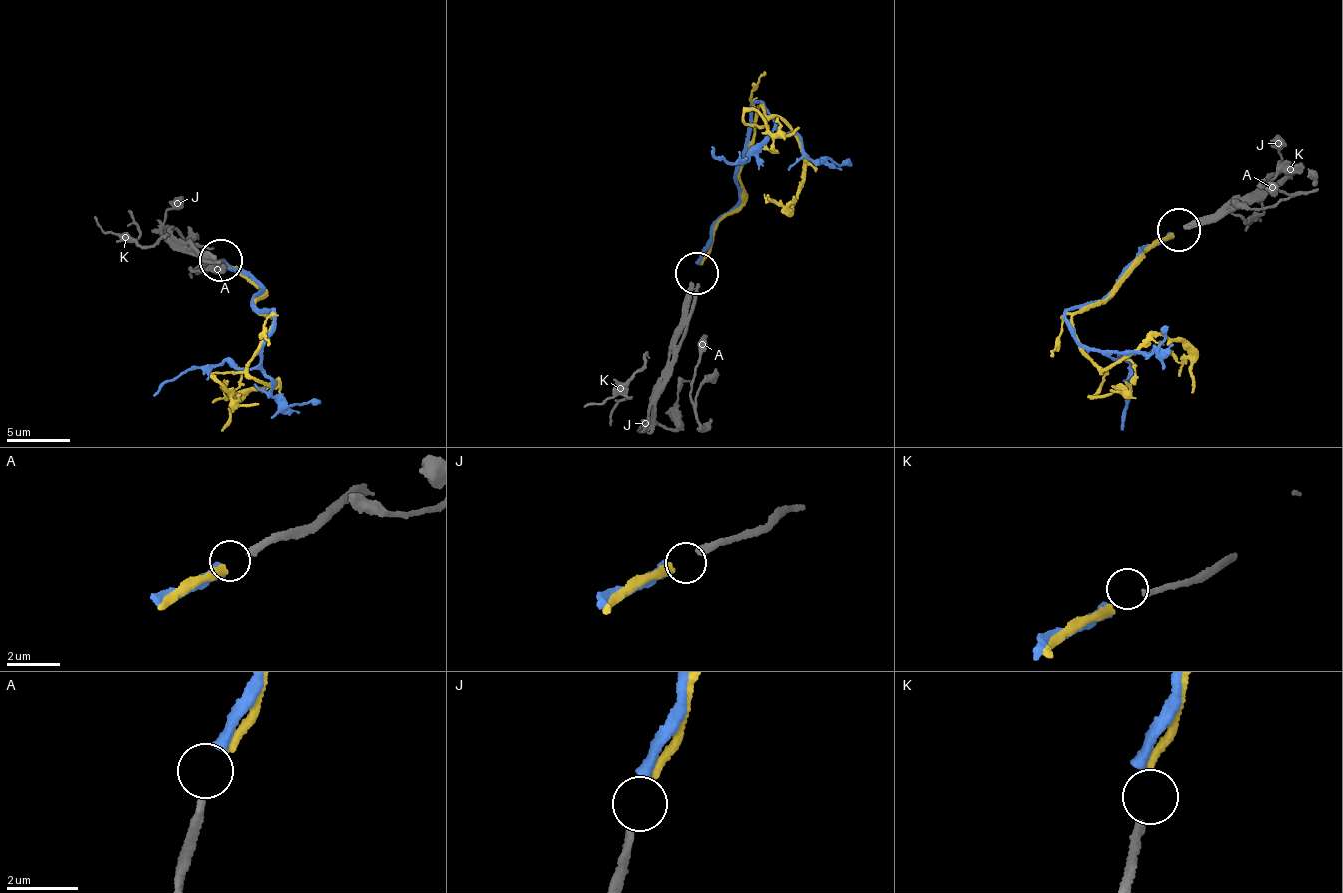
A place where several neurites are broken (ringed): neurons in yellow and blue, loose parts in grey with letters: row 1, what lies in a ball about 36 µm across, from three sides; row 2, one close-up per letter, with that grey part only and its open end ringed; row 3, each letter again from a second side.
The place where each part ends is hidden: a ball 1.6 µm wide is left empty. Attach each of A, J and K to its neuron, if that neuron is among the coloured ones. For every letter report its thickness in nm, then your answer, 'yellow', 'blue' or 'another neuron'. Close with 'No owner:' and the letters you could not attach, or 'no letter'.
A: calibre 240 nm; blue
J: calibre 240 nm; yellow
K: calibre 220 nm; another neuron
No owner: K

